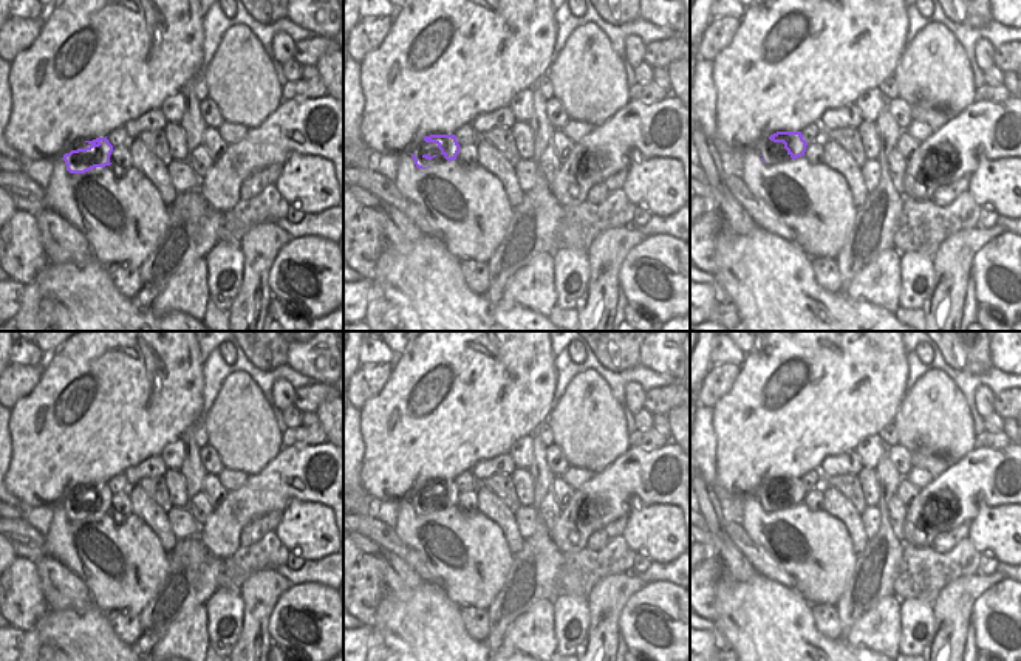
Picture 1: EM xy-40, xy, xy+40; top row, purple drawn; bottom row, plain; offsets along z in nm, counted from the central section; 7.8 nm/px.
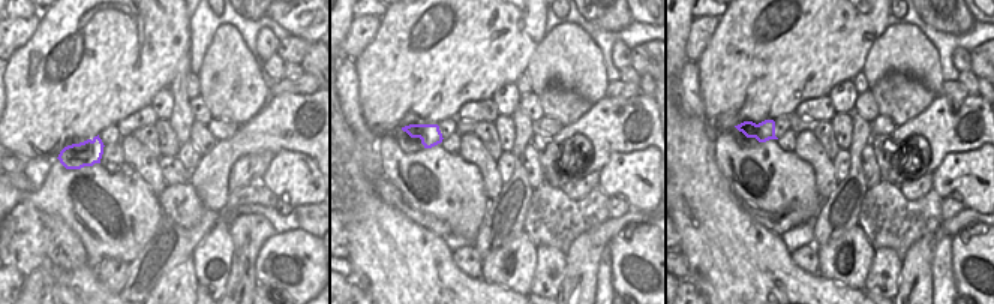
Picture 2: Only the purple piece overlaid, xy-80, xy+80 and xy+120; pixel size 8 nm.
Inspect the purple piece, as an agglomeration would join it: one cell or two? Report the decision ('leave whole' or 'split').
leave whole

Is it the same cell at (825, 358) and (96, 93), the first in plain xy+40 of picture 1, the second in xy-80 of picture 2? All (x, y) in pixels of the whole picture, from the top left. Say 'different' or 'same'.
same

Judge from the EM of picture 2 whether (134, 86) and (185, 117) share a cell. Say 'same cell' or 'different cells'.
different cells

